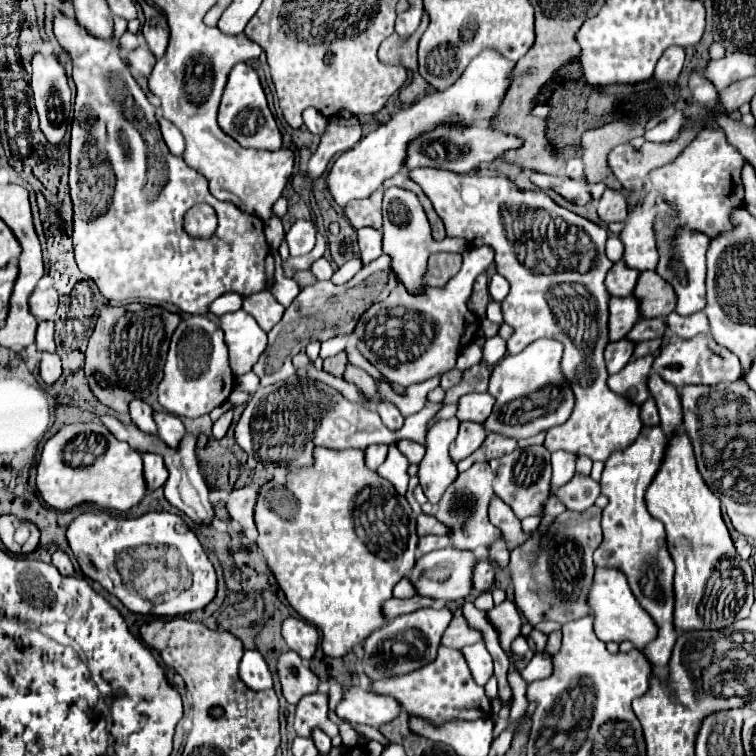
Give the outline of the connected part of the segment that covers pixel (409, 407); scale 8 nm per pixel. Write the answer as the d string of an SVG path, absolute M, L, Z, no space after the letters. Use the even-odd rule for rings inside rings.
M434 376L434 378L430 378L430 380L422 382L422 384L414 384L414 386L406 388L404 396L396 394L388 384L378 384L378 388L380 388L380 392L384 396L392 398L392 402L398 406L398 409L402 412L402 416L406 418L412 416L412 414L416 414L416 412L420 412L424 408L426 394L430 390L434 390L438 384L440 384L440 376Z

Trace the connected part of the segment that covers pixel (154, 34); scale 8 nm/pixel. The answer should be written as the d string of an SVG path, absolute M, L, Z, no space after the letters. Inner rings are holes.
M144 6L144 16L146 22L142 26L142 34L152 50L152 54L156 58L162 58L168 46L168 38L170 38L170 28L166 22L166 16L156 8L156 6Z

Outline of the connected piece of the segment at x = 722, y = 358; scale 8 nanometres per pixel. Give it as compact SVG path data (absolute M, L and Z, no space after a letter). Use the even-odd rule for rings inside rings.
M704 334L704 338L692 338L684 342L682 338L678 342L670 342L662 346L660 354L654 360L652 372L662 376L666 382L670 382L676 388L682 388L686 384L720 384L720 382L734 382L740 378L740 362L730 352L724 350L724 346L716 344L716 340L710 334Z

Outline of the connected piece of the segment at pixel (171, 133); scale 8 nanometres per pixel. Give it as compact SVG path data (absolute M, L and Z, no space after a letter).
M158 108L156 112L158 112L158 122L160 122L160 130L162 130L164 142L170 146L170 150L172 150L172 154L174 154L174 156L182 156L182 154L184 154L184 148L186 148L182 132L180 132L172 122L168 122L168 120L164 120L164 118L162 118L160 108Z

